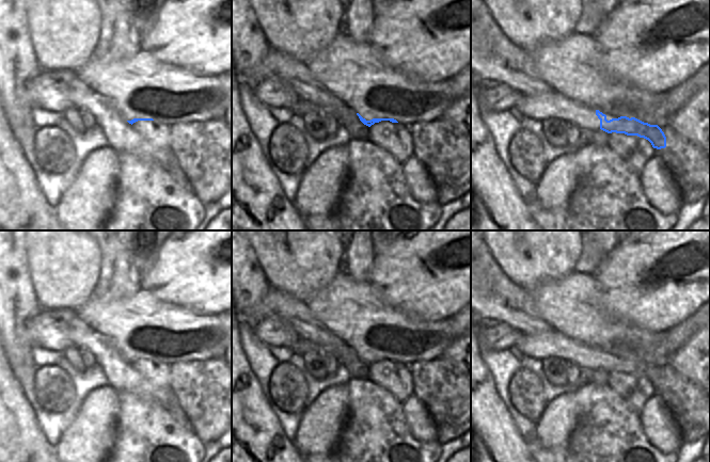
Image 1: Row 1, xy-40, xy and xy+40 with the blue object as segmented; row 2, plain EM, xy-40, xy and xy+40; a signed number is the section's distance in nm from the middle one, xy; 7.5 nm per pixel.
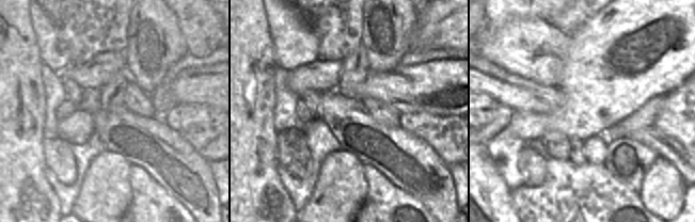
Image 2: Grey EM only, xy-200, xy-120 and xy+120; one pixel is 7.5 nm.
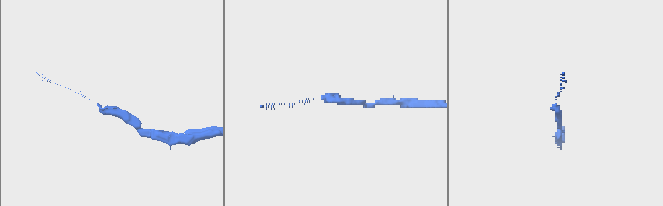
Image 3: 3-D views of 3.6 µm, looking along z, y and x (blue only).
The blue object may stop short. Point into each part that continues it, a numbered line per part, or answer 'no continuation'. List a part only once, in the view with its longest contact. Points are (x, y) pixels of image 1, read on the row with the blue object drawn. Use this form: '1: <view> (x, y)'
1: xy+40 (552, 105)

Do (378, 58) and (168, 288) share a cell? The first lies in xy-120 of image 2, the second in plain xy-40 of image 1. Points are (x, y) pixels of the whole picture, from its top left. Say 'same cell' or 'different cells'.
different cells

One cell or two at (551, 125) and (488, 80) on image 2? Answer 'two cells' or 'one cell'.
two cells

